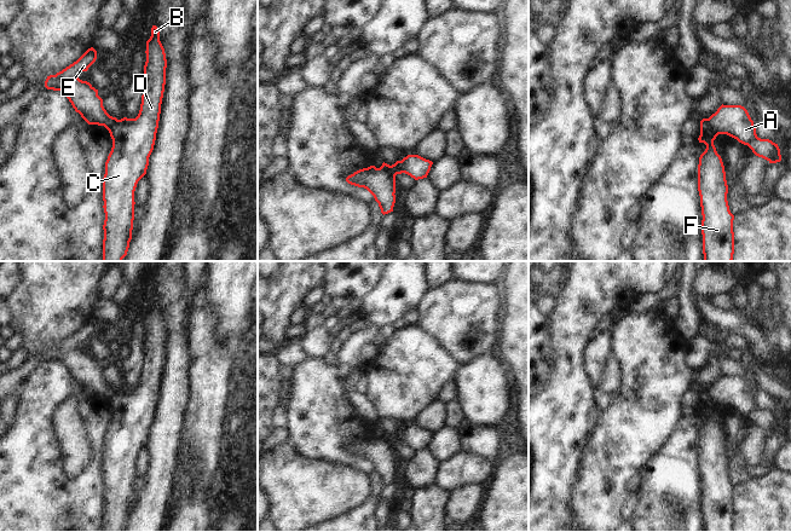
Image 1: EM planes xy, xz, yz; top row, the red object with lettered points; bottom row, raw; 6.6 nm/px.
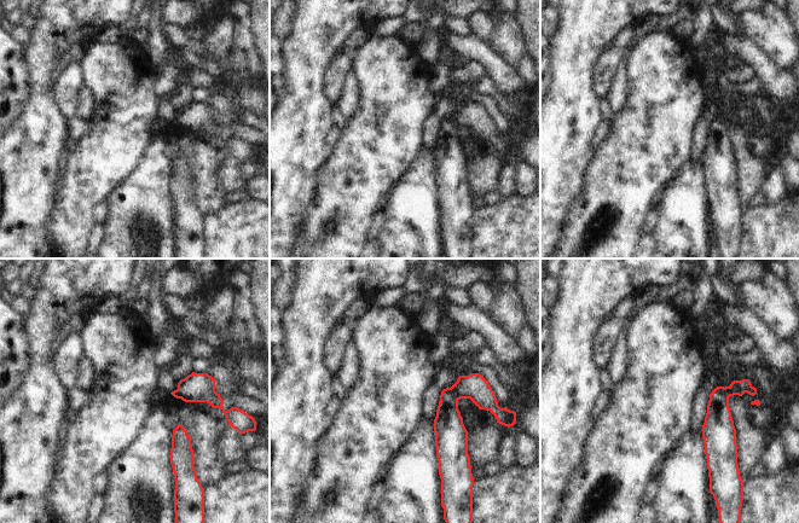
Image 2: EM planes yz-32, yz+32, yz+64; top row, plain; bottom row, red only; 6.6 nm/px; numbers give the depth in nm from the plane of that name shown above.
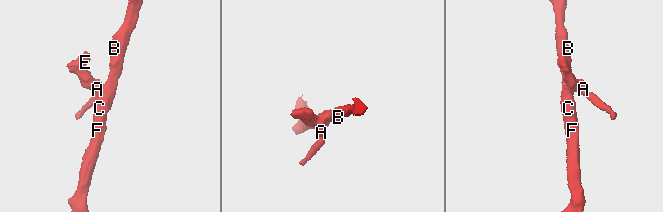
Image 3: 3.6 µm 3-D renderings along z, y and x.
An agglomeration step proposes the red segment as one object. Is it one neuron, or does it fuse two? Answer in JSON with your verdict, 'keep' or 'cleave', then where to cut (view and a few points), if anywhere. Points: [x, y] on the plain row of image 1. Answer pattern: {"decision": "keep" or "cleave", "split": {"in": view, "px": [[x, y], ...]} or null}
{"decision": "cleave", "split": {"in": "yz", "px": [[706, 389], [711, 400], [717, 405]]}}

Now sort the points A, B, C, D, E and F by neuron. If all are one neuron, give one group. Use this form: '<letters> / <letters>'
A E / B C D F

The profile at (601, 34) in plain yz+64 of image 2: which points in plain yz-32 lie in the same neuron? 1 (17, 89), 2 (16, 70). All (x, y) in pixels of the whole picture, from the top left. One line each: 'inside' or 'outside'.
1: outside
2: outside

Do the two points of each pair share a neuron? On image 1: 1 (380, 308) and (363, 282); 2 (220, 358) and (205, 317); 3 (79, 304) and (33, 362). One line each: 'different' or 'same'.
1: different
2: same
3: different

